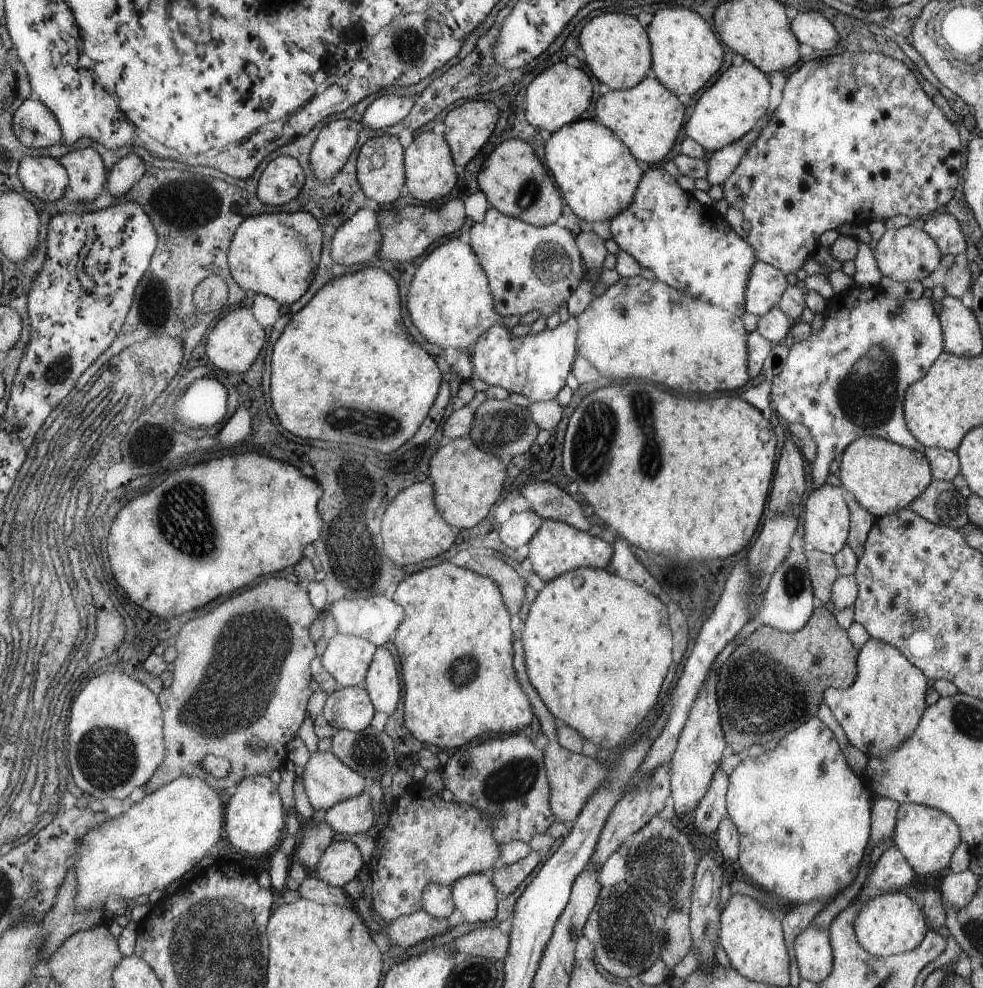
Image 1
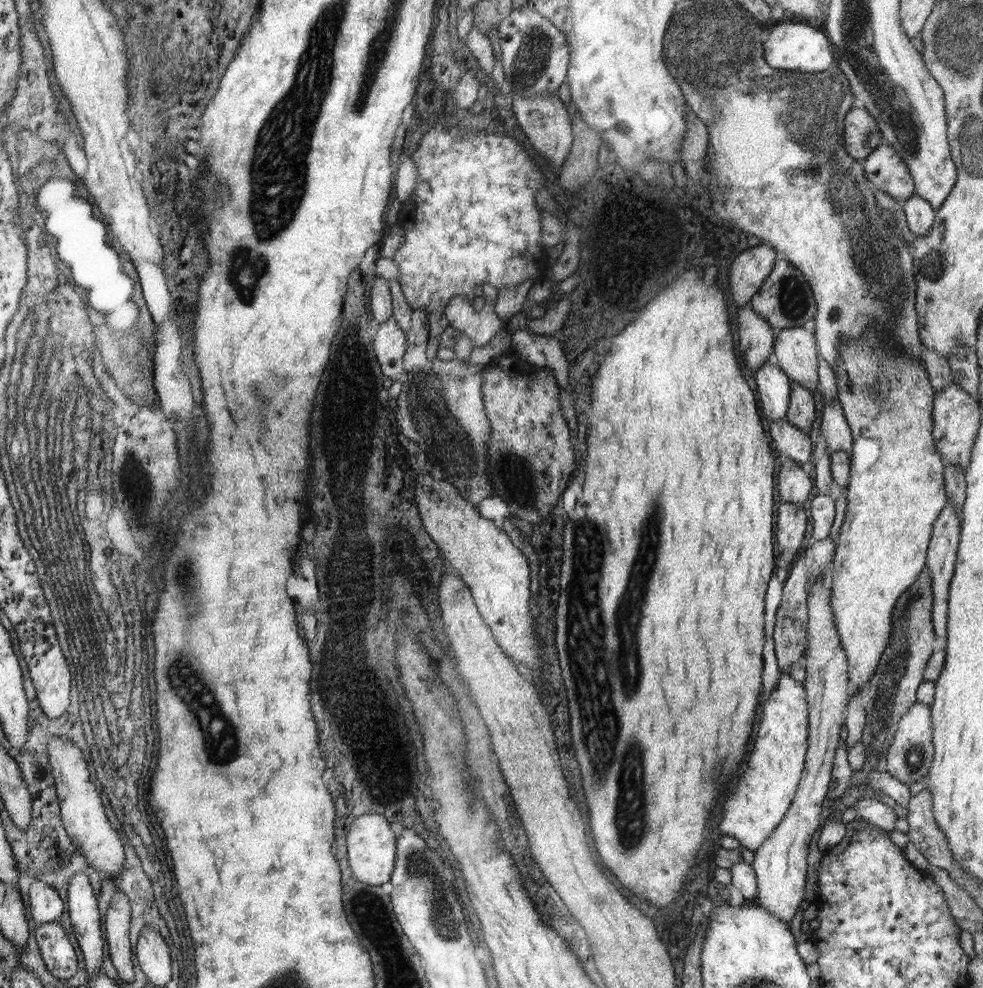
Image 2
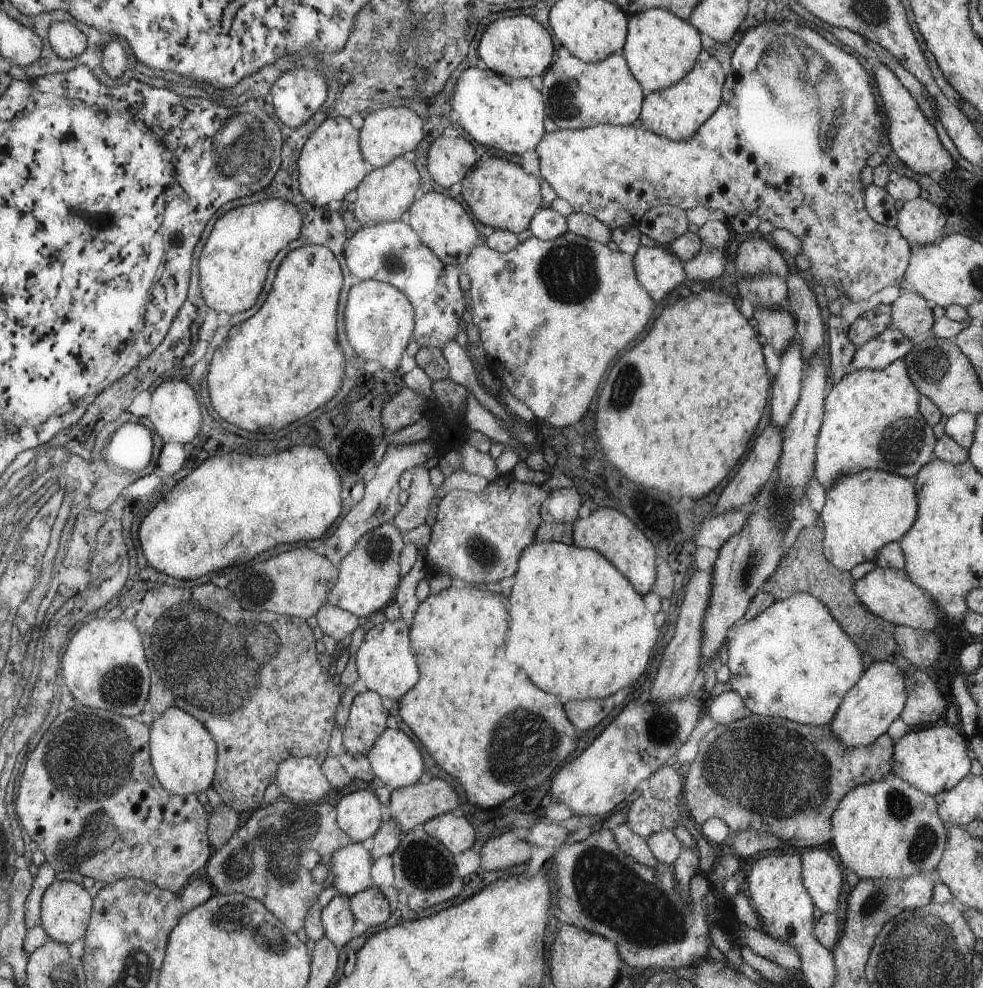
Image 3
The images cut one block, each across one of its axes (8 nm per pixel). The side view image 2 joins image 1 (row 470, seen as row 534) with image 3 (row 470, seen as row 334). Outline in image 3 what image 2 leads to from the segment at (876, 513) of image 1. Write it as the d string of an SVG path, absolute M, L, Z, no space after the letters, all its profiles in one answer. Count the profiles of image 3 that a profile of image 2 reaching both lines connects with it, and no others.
M864 469L845 477L840 477L831 489L826 491L826 500L819 516L824 523L825 555L838 570L850 571L861 562L873 561L880 550L891 542L899 541L916 524L919 508L917 488L912 480L899 474Z

